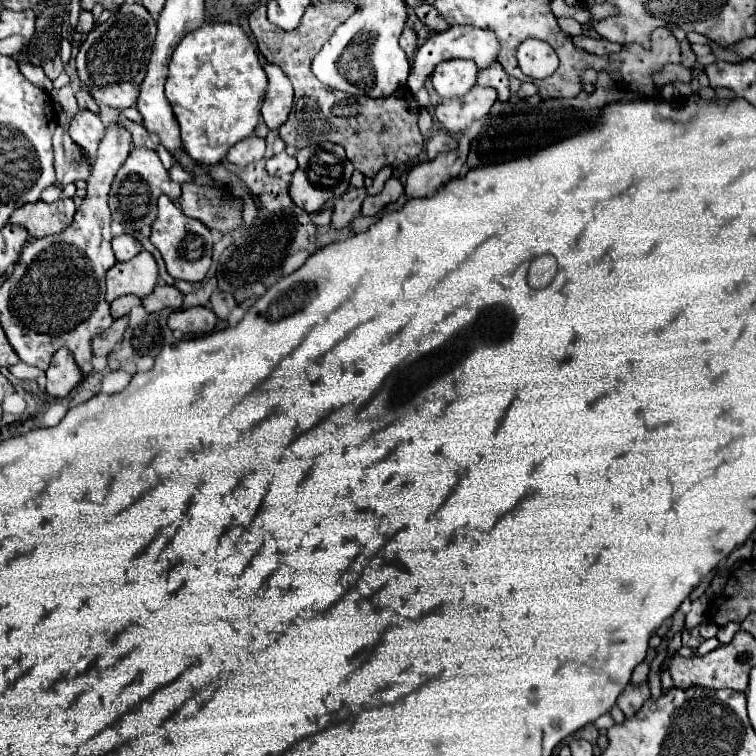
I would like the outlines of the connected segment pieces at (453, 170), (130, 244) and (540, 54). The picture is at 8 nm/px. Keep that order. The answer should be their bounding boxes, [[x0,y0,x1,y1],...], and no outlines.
[[406,136,468,198],[112,234,142,262],[518,40,558,78]]

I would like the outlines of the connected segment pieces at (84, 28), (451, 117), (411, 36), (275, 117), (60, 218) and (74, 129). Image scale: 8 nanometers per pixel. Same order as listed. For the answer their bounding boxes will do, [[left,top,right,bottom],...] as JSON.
[[76,10,96,34],[434,84,496,136],[400,28,418,60],[262,62,292,130],[10,198,76,238],[70,110,106,164]]

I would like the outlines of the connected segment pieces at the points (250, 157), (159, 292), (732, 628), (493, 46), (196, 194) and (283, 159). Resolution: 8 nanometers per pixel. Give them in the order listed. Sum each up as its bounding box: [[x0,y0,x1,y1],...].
[[228,136,264,166],[142,284,182,312],[716,622,740,644],[408,26,500,108],[180,184,244,234],[266,152,296,176]]

